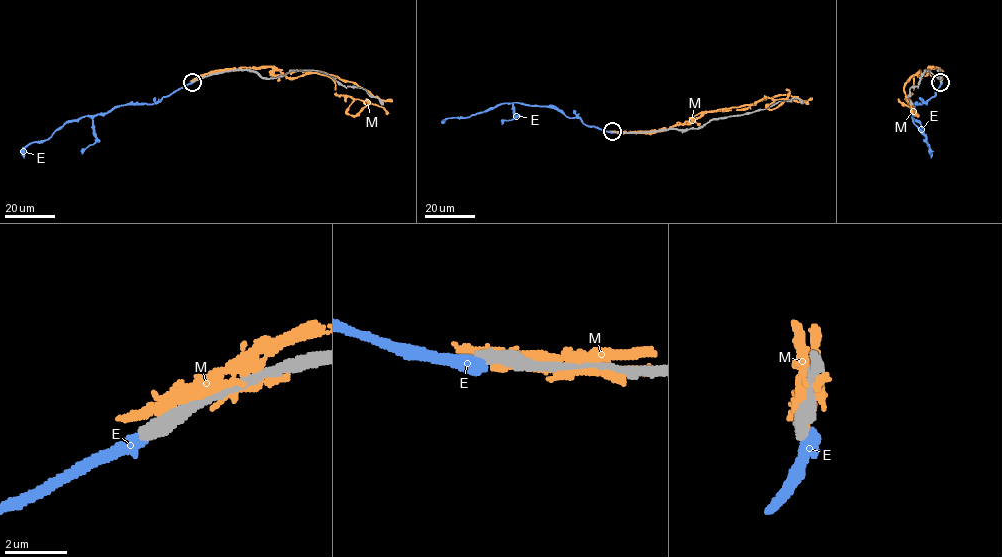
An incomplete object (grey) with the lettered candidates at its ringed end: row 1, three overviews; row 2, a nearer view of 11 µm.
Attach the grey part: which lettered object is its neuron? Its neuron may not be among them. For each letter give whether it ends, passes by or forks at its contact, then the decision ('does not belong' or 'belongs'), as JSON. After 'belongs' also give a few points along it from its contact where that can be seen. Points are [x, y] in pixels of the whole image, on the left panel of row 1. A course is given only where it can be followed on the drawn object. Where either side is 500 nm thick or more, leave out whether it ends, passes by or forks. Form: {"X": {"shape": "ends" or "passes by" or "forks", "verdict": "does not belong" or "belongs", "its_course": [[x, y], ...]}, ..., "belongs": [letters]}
{"E": {"shape": "ends", "verdict": "does not belong"}, "M": {"shape": "passes by", "verdict": "does not belong"}, "belongs": []}

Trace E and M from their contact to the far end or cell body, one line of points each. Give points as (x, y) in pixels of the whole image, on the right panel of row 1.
E: (940, 81), (935, 94), (926, 104), (915, 104), (912, 114), (921, 124), (930, 157)
M: (941, 80), (938, 67), (930, 66), (920, 78), (914, 75), (913, 90), (906, 96), (917, 116), (898, 98)

